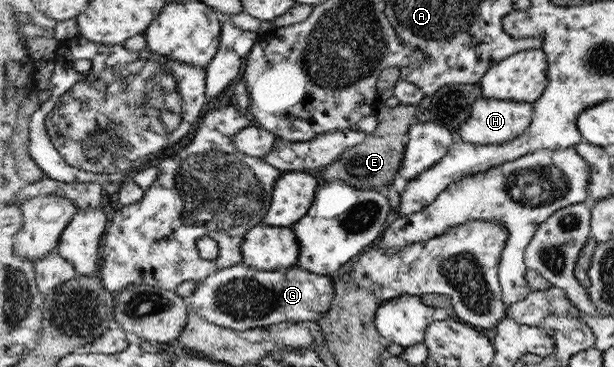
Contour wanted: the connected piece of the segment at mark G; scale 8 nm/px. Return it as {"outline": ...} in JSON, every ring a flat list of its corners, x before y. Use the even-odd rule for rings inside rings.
{"outline":[[244,263,230,268,220,268,208,279,198,283,193,295,188,299,189,310,208,319,213,324,232,328,236,331,263,329,271,325,302,323,304,321,319,322,329,312,333,298,336,296,334,276,322,276,300,267,280,271,260,271]]}

